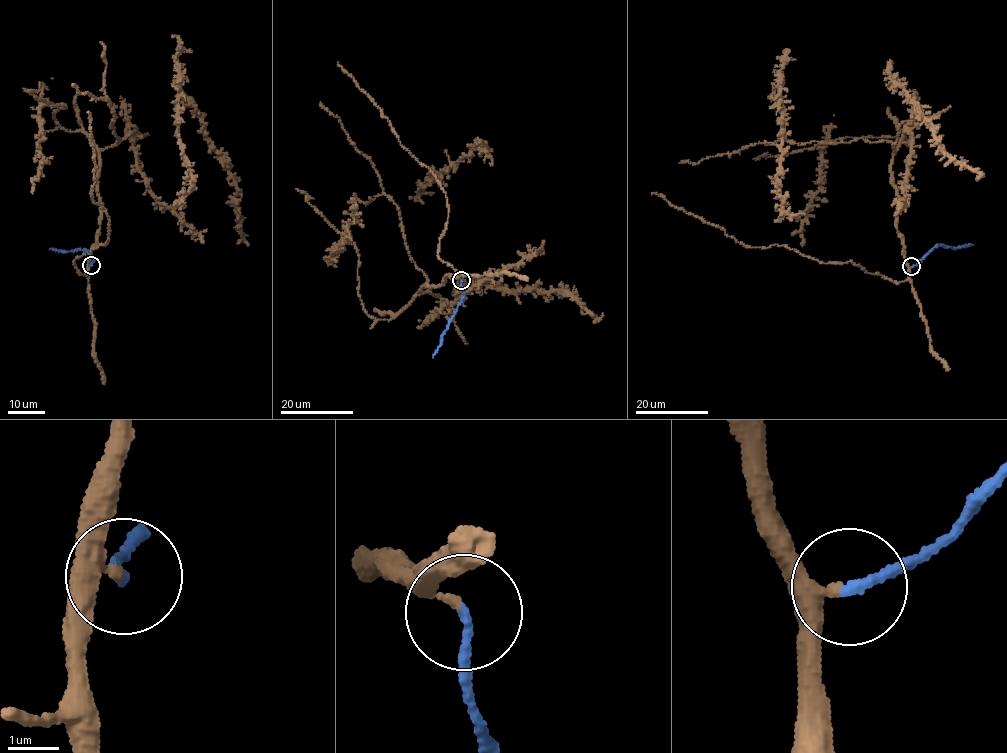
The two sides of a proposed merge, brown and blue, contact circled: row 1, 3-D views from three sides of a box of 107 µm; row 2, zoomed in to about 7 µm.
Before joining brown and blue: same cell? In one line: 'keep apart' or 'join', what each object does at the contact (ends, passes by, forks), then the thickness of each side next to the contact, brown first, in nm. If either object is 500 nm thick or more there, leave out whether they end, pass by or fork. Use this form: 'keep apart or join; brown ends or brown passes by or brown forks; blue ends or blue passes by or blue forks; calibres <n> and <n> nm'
join; brown passes by; blue ends; calibres 200 and 170 nm

